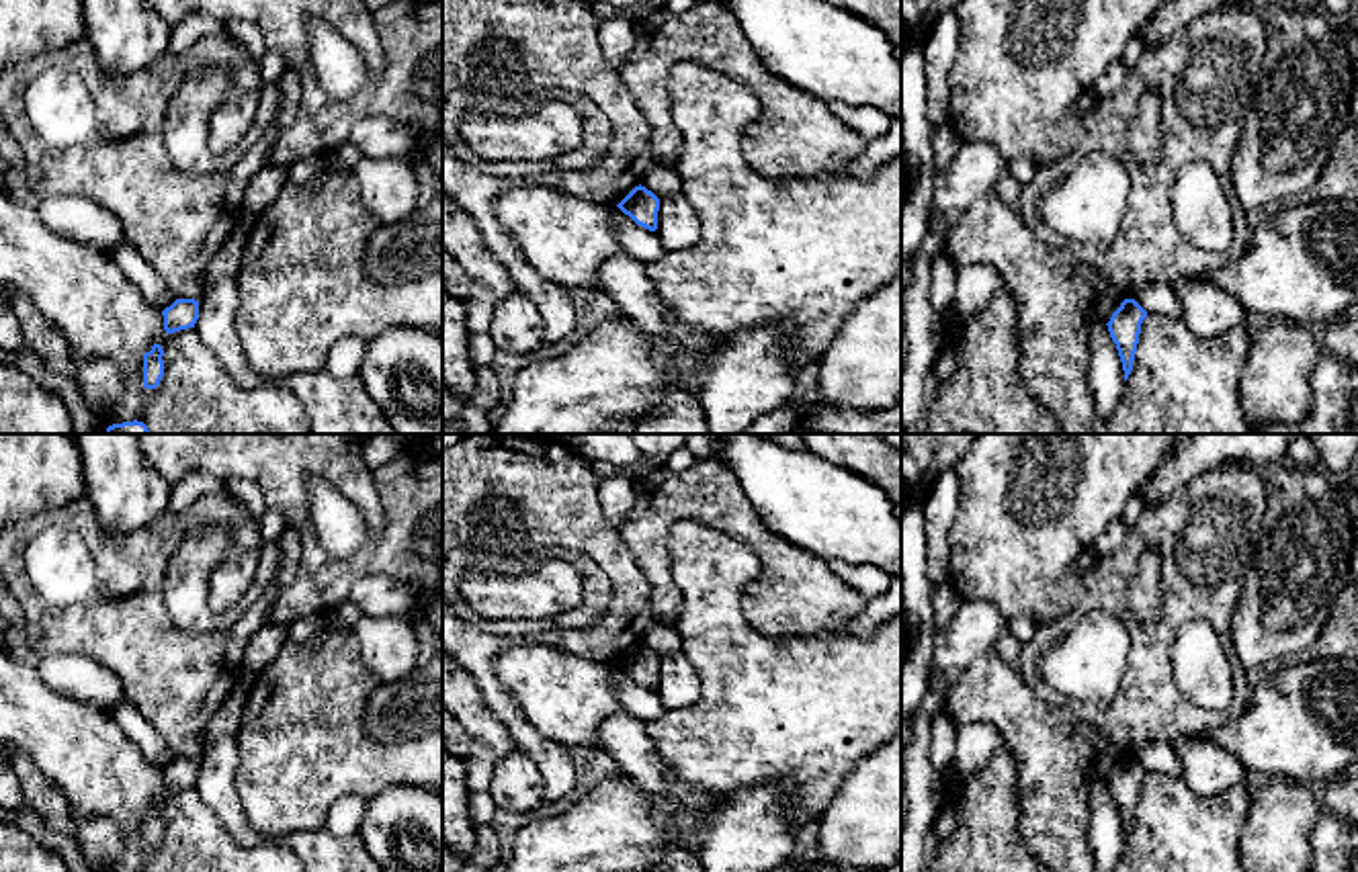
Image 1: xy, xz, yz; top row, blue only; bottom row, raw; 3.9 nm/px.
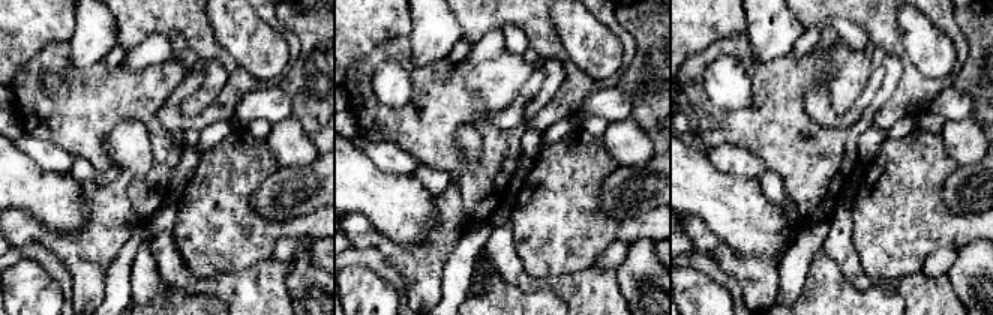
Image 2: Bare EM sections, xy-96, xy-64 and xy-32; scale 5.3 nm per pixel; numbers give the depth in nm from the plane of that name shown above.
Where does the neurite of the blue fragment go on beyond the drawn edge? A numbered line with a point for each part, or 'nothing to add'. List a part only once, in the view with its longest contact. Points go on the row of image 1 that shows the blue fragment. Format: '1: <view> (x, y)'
nothing to add

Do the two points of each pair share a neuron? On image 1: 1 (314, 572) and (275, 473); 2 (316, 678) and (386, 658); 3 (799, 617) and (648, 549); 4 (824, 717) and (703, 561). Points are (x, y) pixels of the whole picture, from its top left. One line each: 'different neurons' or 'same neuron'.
1: same neuron
2: different neurons
3: same neuron
4: same neuron

